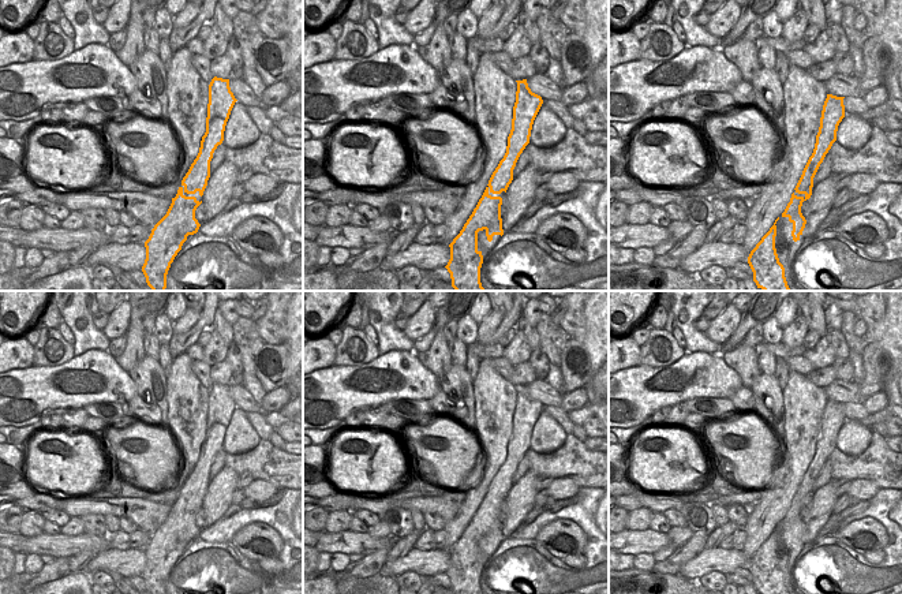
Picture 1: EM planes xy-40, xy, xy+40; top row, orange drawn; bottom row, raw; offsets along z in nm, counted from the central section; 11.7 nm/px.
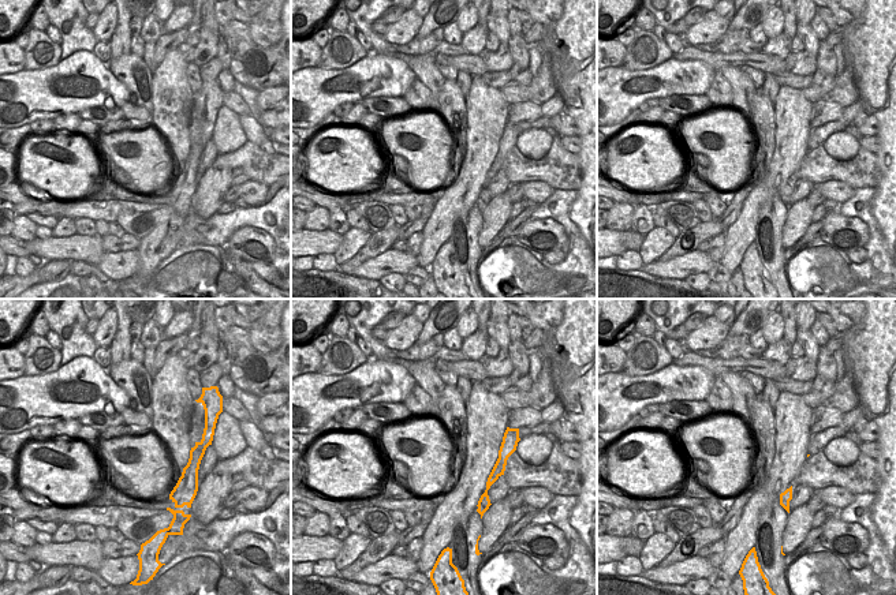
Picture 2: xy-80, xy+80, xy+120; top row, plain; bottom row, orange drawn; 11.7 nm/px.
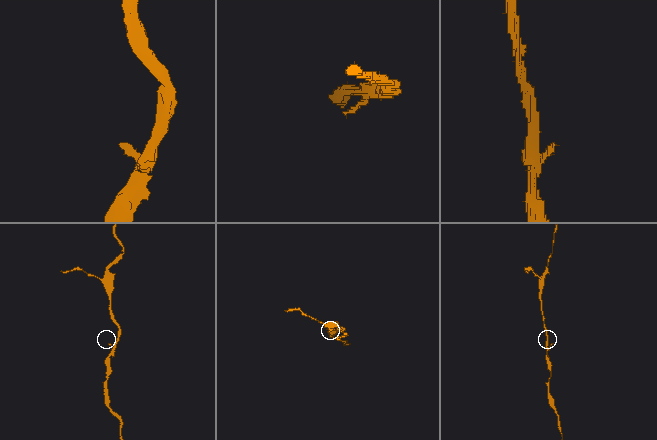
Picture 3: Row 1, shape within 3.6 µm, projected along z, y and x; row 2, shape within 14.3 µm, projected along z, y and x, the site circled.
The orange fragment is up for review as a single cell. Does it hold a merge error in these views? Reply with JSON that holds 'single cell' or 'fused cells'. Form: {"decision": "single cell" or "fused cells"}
{"decision": "single cell"}

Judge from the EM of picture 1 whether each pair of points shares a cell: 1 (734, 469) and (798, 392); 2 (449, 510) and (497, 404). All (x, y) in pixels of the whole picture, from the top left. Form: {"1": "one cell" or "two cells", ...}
{"1": "two cells", "2": "two cells"}

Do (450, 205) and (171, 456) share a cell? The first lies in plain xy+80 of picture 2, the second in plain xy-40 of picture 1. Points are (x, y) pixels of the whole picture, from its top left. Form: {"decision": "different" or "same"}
{"decision": "different"}

